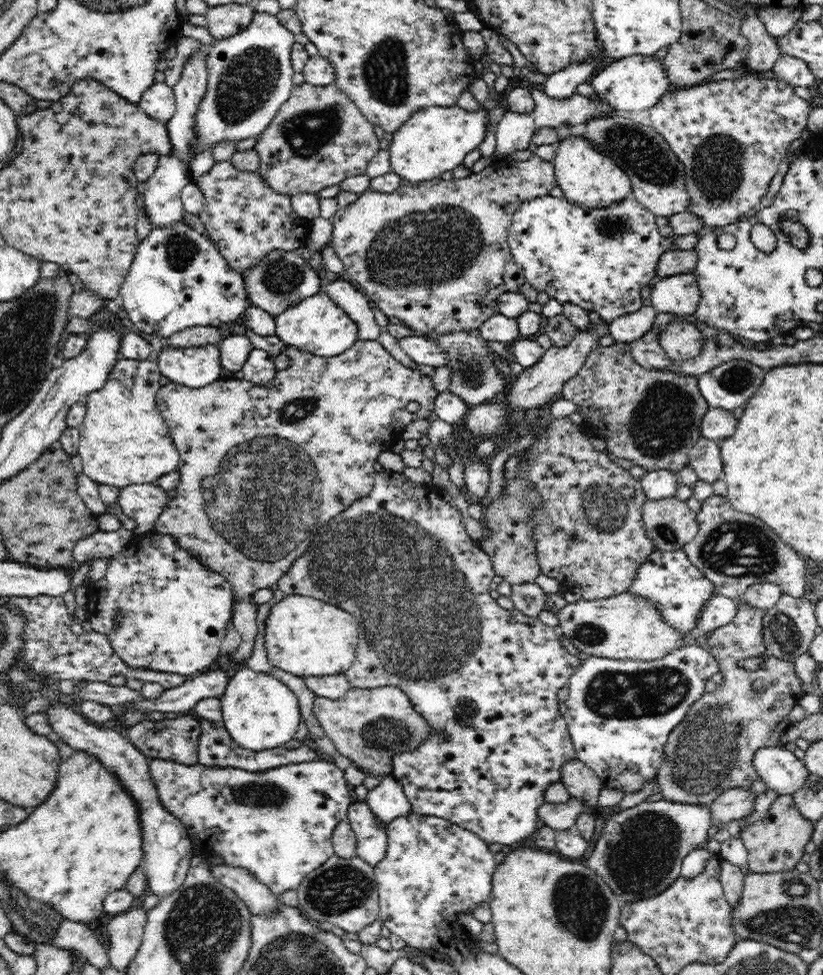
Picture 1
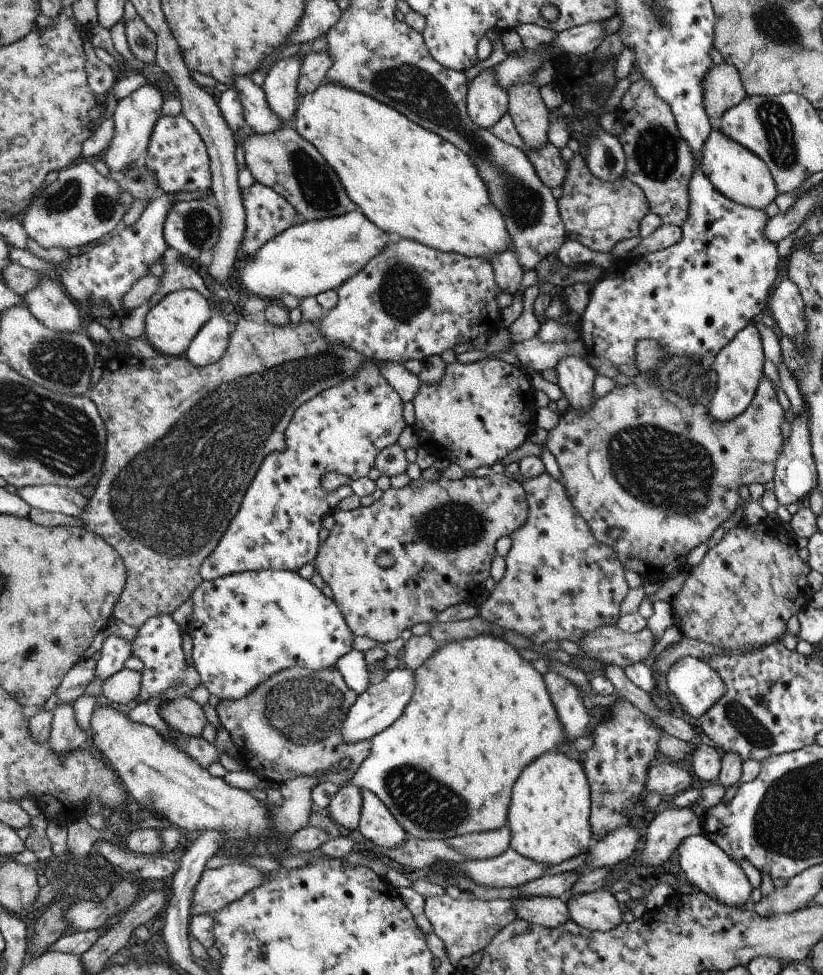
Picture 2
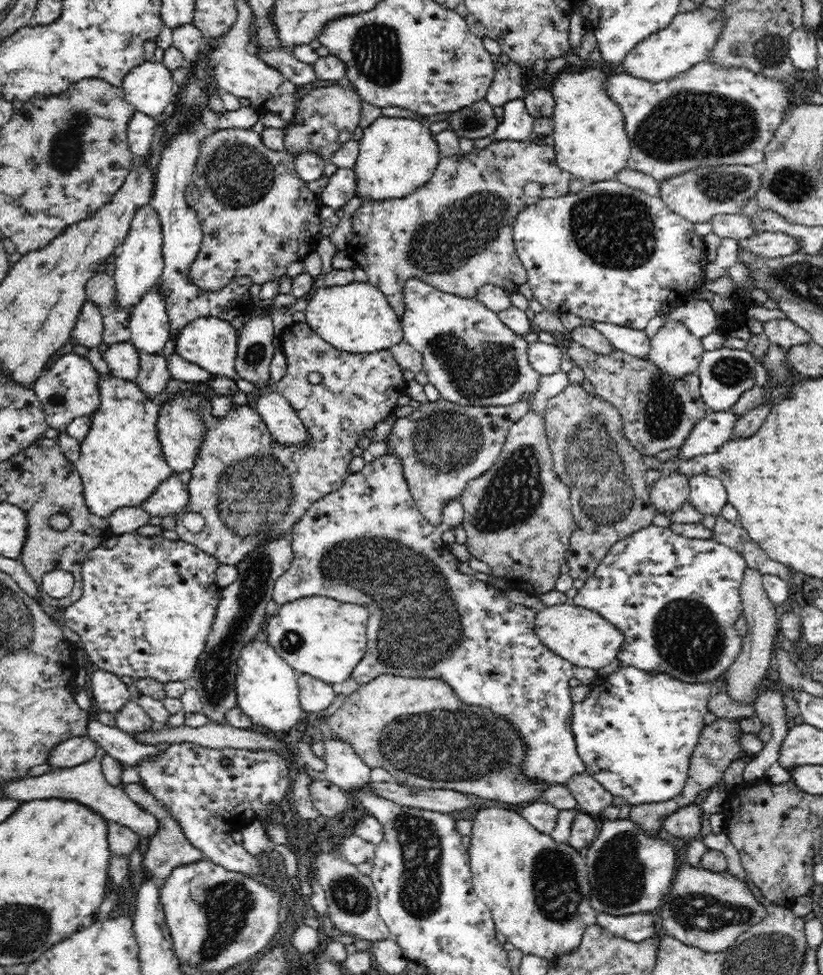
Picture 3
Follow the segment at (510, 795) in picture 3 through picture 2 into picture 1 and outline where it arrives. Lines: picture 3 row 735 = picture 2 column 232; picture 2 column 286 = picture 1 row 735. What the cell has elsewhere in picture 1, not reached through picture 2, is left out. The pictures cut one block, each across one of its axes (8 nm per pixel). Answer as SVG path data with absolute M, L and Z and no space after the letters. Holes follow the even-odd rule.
M351 686L338 700L317 696L313 711L338 753L363 768L367 775L379 778L392 772L394 756L414 752L435 731L434 726L415 711L409 696L401 688L393 686L373 689Z

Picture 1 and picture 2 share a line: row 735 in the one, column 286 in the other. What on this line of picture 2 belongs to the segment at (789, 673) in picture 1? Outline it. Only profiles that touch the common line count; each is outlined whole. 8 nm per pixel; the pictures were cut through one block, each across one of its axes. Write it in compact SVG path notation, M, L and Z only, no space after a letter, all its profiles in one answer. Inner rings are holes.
M298 666L271 677L244 699L220 700L215 707L218 714L216 722L228 731L247 772L255 773L278 786L297 777L313 777L320 783L332 782L342 785L348 783L357 774L360 766L372 753L370 739L347 743L343 737L344 723L349 717L352 706L357 702L357 696L335 667L312 671L308 667ZM344 758L350 758L352 762L345 769L339 769L340 762Z

